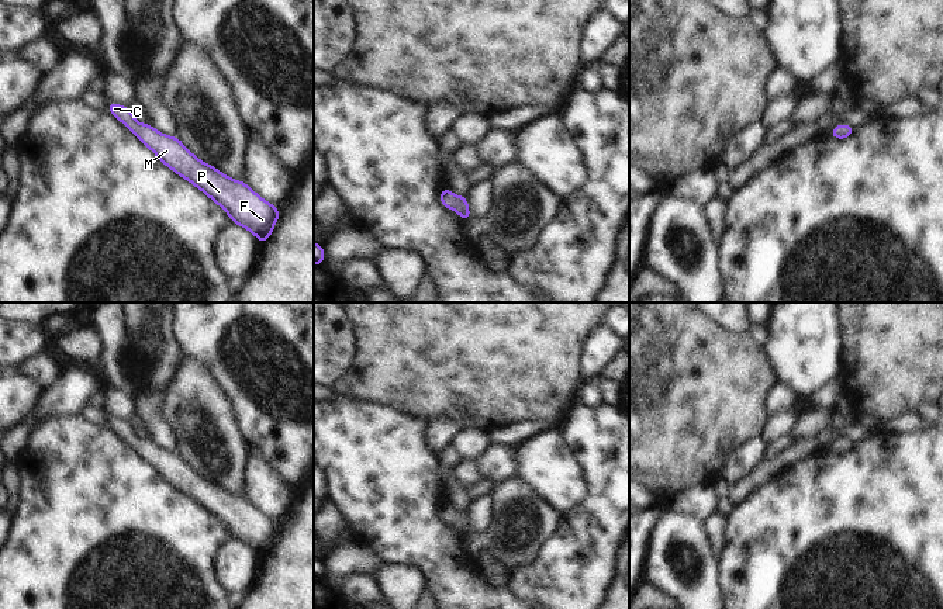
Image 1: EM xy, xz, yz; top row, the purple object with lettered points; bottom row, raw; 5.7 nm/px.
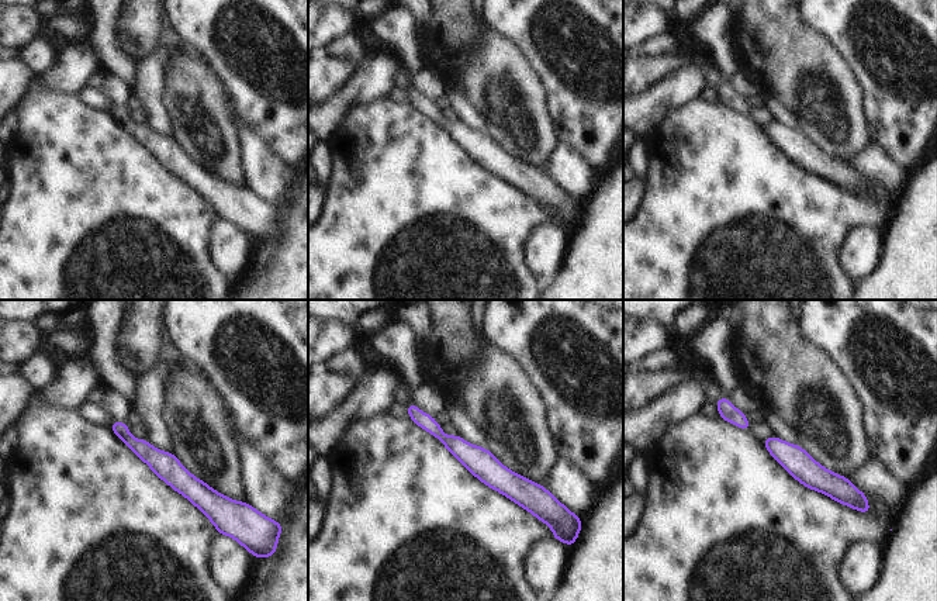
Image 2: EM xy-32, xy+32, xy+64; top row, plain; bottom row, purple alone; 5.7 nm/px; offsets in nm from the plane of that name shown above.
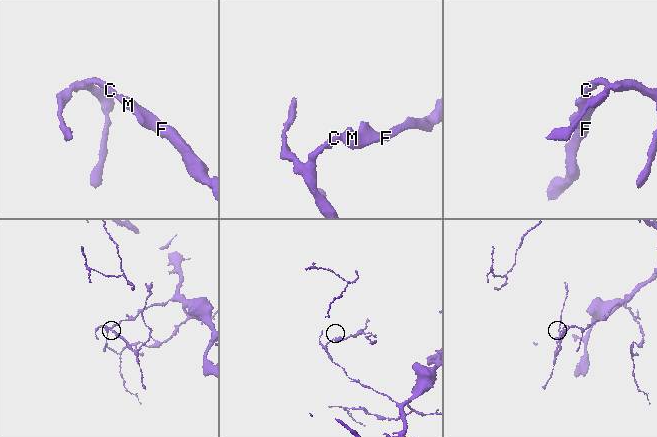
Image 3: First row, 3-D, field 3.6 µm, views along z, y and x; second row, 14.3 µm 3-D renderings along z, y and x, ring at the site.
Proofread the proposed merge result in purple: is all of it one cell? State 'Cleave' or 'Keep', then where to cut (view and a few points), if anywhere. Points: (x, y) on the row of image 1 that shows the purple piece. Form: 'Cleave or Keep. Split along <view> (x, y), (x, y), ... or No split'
Keep. No split.

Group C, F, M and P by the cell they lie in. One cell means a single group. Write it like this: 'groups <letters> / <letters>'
groups C F M P

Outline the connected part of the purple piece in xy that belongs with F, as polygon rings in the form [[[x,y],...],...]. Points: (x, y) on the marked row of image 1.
[[[114,101],[108,113],[121,121],[158,159],[217,203],[236,225],[266,242],[280,217],[280,210],[258,195],[245,181],[234,180],[214,166],[196,158],[176,136],[156,131],[151,124],[138,124],[128,107]]]

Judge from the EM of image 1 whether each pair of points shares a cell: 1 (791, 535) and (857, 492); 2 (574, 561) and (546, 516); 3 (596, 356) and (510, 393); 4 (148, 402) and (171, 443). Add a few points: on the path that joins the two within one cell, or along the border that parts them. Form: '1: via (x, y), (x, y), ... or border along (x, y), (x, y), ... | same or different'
1: via (808, 535), (815, 535), (840, 509) | same
2: border along (560, 512), (558, 528), (541, 546), (535, 557) | different
3: border along (590, 332), (580, 355), (581, 383) | different
4: via (151, 412), (154, 424), (161, 433) | same

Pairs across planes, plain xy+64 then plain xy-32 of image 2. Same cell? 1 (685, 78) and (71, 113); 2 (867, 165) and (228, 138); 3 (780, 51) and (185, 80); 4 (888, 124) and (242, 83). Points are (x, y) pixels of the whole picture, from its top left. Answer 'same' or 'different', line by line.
1: different
2: different
3: same
4: same

